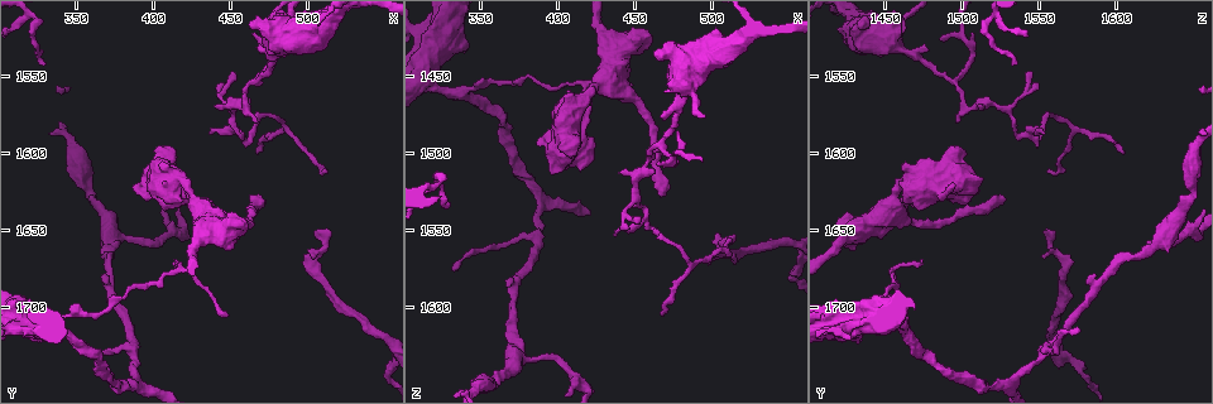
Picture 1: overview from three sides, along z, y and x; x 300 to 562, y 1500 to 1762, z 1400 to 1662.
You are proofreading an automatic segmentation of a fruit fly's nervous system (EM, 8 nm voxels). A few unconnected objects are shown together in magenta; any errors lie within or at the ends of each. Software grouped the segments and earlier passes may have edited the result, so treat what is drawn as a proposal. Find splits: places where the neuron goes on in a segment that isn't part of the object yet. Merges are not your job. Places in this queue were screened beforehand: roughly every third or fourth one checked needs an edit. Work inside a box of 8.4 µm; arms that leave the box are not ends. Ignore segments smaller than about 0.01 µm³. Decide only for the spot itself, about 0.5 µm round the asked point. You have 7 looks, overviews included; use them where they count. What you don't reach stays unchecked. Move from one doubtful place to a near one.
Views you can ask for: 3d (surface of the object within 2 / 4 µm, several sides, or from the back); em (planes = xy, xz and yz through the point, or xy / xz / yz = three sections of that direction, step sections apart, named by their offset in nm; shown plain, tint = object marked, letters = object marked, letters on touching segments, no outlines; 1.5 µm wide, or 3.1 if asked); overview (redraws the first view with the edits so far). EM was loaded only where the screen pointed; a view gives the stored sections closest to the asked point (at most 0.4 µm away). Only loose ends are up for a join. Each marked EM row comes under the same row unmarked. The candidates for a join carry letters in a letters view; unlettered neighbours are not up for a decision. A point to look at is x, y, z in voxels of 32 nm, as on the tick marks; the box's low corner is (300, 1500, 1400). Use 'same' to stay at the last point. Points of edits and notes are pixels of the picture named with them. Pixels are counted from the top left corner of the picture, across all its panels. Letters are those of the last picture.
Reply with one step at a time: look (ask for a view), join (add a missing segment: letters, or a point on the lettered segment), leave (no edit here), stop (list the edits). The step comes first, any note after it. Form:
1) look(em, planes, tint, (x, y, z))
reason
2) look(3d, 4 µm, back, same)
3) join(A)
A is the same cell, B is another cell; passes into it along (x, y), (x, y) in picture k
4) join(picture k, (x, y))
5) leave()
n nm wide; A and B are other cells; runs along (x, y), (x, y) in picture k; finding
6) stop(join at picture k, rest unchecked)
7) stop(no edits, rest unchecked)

look(em, xy, step 8, letters, (504, 1652, 1556))
tapers out

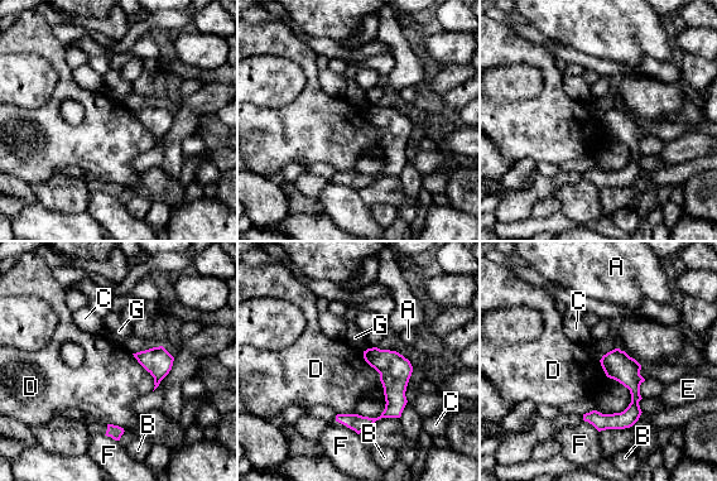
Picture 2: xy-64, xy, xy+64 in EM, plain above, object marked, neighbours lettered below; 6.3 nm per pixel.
look(em, planes, letters, same)

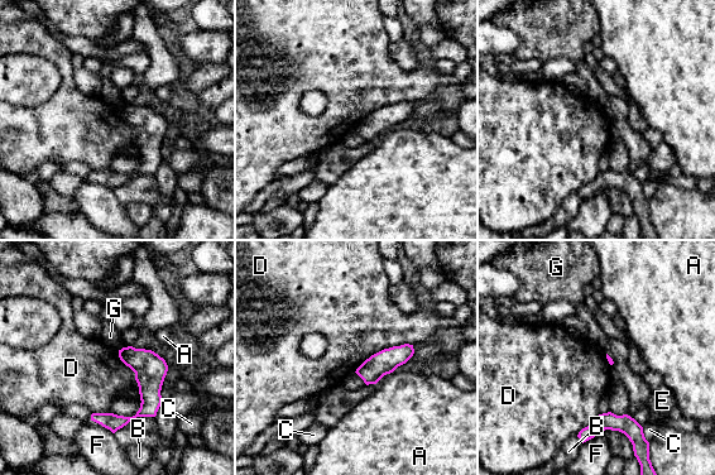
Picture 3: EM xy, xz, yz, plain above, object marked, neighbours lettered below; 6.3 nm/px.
leave()
A, B, C, D, E, F and G are other cells; no lettered segment goes on from it

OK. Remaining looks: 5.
look(em, xy, step 4, letters, (464, 1628, 1526))
end of a long branch

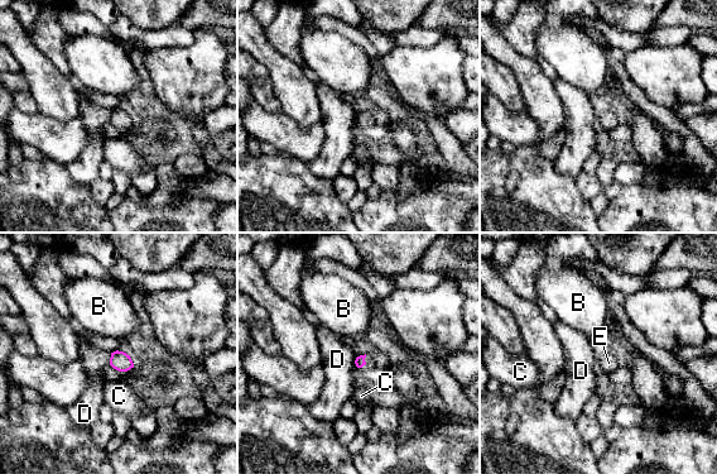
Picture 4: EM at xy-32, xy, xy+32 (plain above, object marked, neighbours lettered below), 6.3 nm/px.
join(E)
E is the same cell, B, C and D are other cells; passes into it along (360, 362), (364, 360), (370, 363) in picture 4; the neuron continues

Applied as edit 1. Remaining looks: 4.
look(overview)

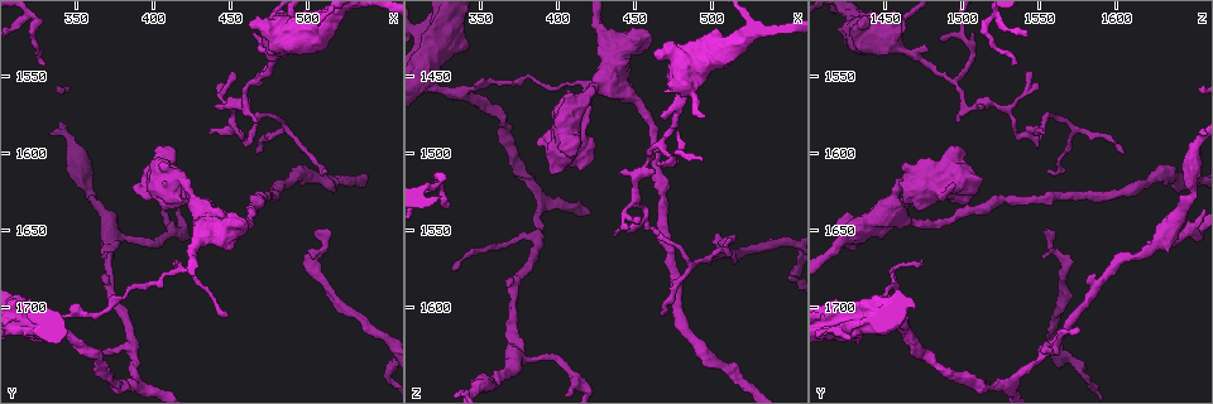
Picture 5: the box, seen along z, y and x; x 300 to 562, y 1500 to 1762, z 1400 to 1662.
look(em, yz, step 4, letters, (448, 1706, 1456))
branch stops here

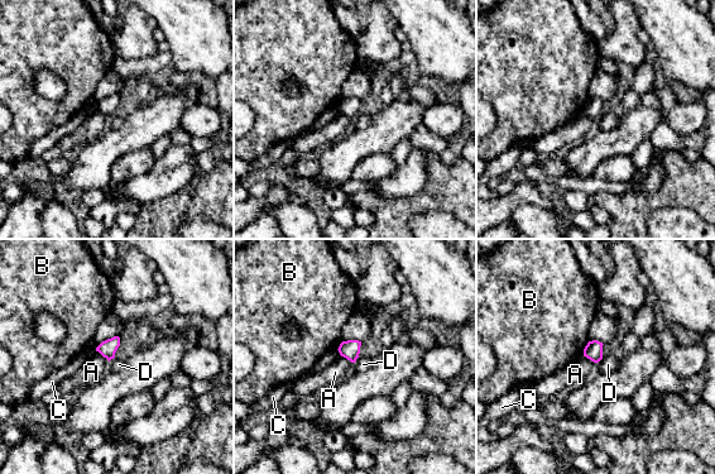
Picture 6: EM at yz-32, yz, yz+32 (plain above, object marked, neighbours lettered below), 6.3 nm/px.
look(em, planes, letters, same)

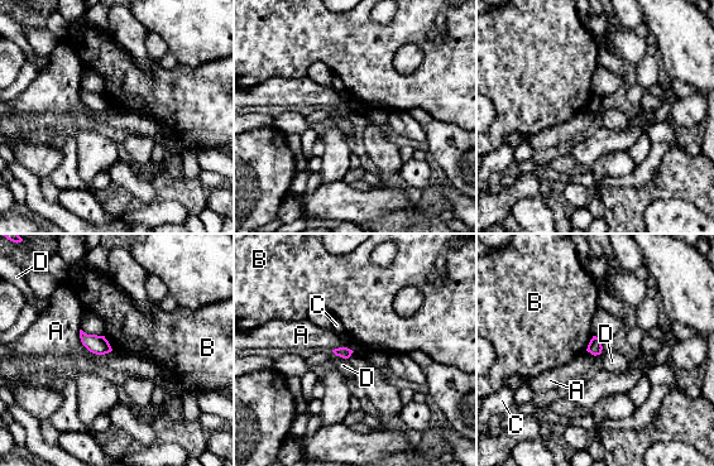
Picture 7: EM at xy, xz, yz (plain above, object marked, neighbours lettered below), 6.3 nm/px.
leave()
A, B, C and D are other cells; border along (80, 328), (90, 351), (111, 351) in picture 7; none of them fits

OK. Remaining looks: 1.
stop(join at picture 4, rest unchecked)

